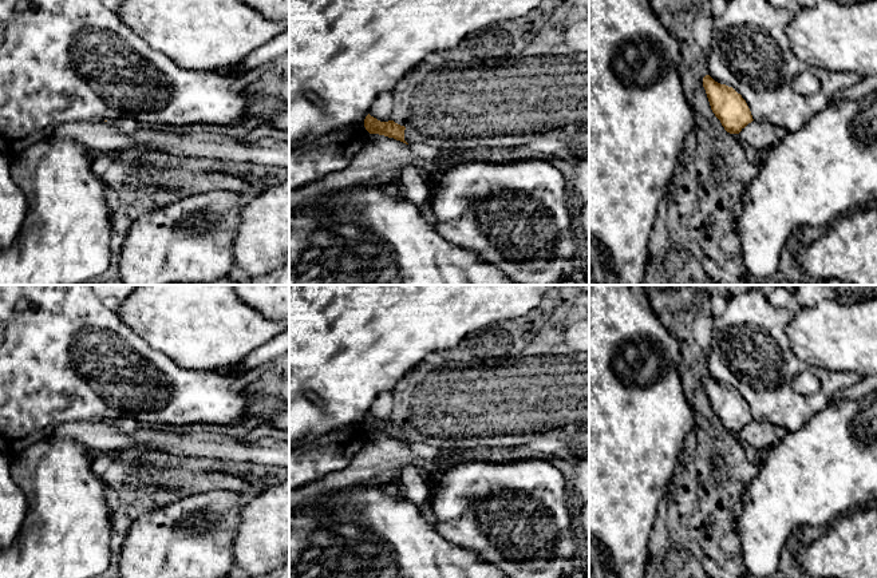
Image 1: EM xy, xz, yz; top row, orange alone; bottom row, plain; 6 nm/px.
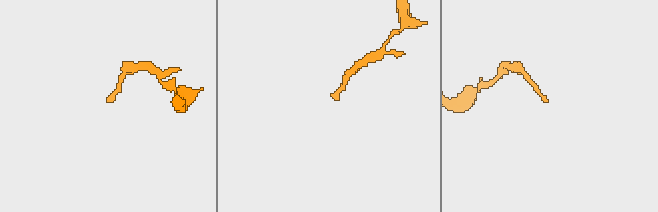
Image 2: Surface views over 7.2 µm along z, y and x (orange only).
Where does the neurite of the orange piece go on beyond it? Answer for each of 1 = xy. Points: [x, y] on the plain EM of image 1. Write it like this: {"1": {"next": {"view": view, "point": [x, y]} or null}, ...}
{"1": {"next": null}}

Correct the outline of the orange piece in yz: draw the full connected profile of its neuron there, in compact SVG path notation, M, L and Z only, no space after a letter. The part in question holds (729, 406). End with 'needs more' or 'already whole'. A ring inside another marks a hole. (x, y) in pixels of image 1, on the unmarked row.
M710 375L703 377L703 387L712 412L727 432L739 434L754 420L746 400L732 387L715 381Z | already whole

